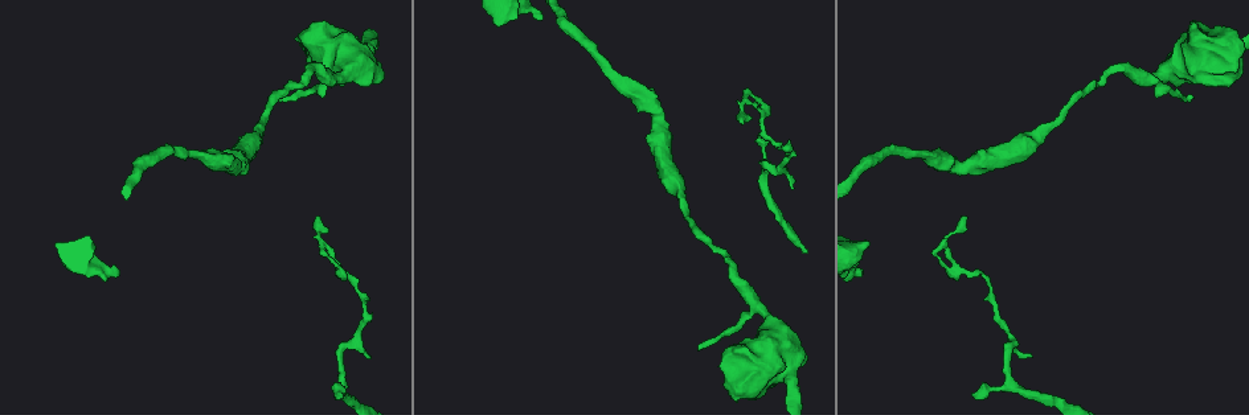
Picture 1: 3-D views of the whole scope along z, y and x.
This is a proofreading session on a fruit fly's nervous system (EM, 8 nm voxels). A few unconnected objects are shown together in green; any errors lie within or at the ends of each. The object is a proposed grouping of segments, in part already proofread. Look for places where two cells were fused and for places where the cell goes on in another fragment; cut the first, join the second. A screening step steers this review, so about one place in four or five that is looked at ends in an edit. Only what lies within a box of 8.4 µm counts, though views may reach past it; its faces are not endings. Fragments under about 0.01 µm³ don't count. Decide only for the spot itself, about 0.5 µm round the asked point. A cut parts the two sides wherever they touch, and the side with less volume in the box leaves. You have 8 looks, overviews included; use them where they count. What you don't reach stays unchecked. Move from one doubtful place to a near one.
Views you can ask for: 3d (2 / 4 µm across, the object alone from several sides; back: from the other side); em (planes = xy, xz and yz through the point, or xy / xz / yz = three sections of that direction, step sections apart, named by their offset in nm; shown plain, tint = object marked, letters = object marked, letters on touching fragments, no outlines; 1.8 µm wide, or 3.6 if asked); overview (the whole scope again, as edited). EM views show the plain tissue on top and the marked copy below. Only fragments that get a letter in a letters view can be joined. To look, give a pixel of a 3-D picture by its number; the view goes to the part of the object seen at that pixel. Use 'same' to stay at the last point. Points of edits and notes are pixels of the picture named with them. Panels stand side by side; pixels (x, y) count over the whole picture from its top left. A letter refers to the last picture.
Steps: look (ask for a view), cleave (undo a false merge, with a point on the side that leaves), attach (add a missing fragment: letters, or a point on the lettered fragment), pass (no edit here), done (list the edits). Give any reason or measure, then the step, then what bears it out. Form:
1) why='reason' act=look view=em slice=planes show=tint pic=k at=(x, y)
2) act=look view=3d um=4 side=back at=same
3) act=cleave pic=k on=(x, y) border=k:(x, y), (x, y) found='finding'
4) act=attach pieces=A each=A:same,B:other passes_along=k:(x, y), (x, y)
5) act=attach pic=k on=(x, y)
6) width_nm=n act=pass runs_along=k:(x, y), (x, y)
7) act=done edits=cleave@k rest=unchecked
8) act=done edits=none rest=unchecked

why='sudden change in width' act=look view=3d um=4 pic=1 at=(783, 371)

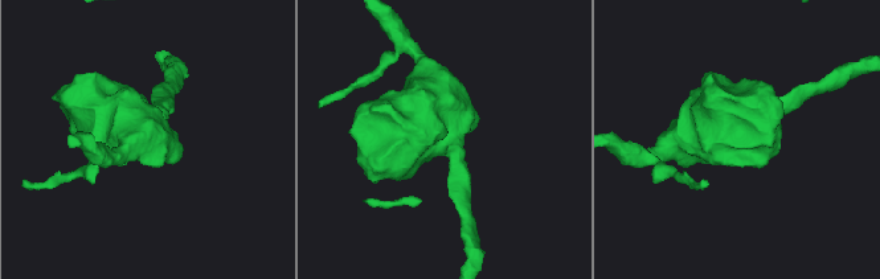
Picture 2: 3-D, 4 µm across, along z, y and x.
why='need the tissue' act=look view=em slice=planes show=letters pic=2 at=(439, 133)

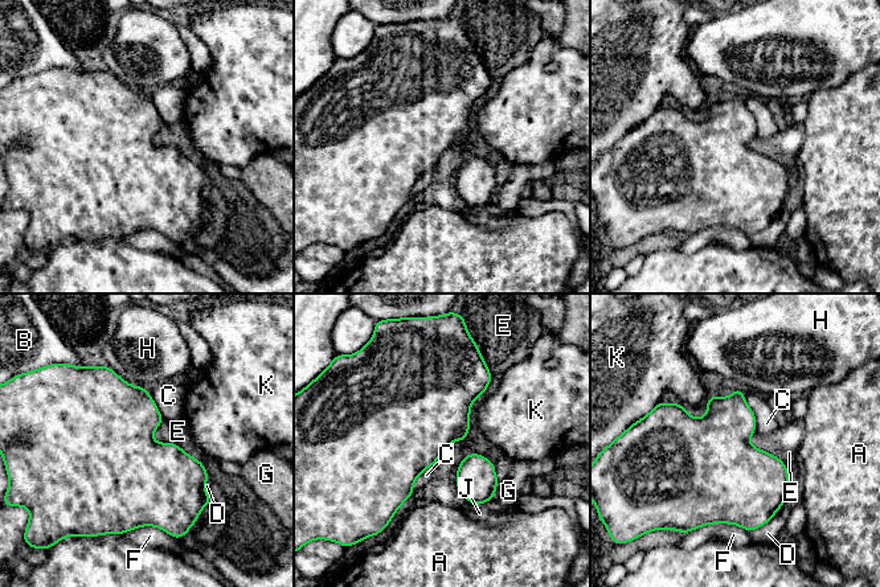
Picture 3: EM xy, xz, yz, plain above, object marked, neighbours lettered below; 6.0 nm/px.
longest_contact=E:700nm act=pass each=A:other,B:other,C:other,D:other,E:other,F:other,G:other,H:other,J:other,K:other border=3:(484, 360), (469, 435), (434, 466) found='one cell here'

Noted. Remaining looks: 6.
why='branch stops here' act=look view=3d um=2 pic=1 at=(317, 217)

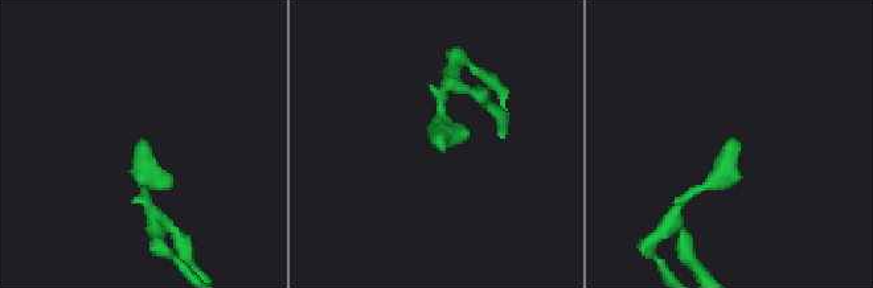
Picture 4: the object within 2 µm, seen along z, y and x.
why='now the EM' act=look view=em slice=planes show=tint pic=4 at=(445, 145)

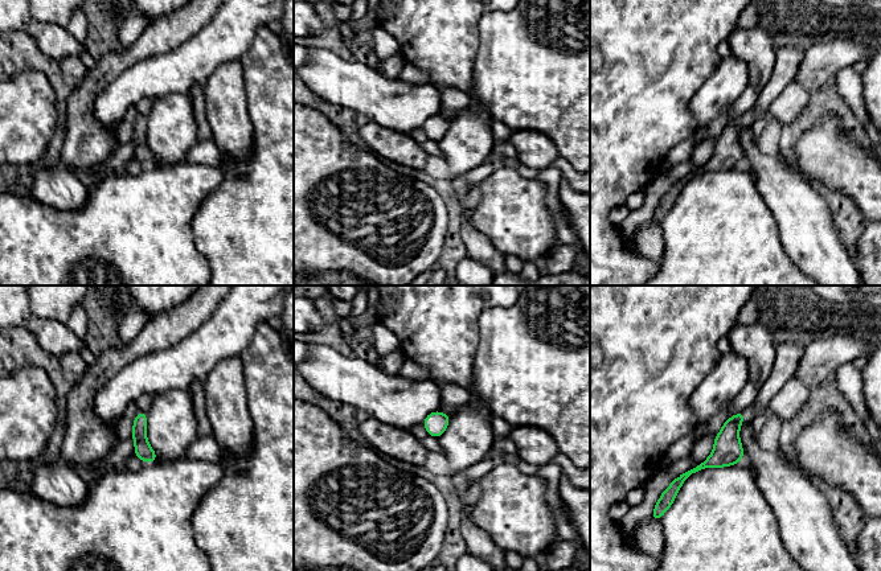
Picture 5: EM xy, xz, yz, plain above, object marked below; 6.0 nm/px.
act=look view=em slice=planes show=letters at=same

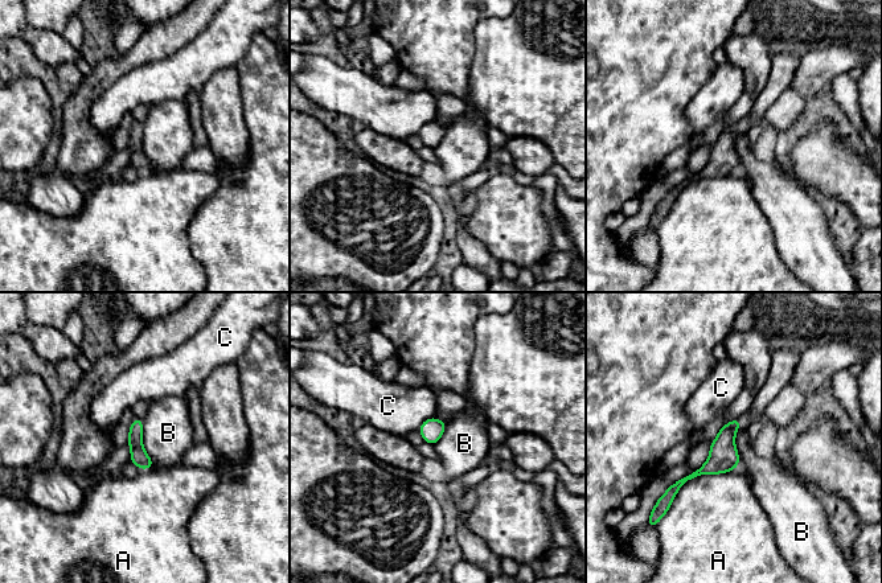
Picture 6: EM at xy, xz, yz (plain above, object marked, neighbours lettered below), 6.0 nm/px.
width_nm=100 act=pass each=A:other,B:other,C:other border=6:(142, 419), (142, 446), (154, 467) found='no lettered fragment goes on from it'

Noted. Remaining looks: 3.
why='an open end' act=look view=3d um=2 pic=1 at=(539, 17)

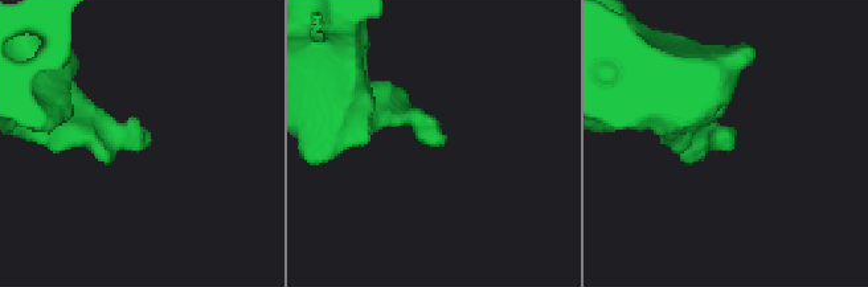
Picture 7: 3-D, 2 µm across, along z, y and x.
act=look view=em slice=yz step=4 show=tint pic=7 at=(733, 133)

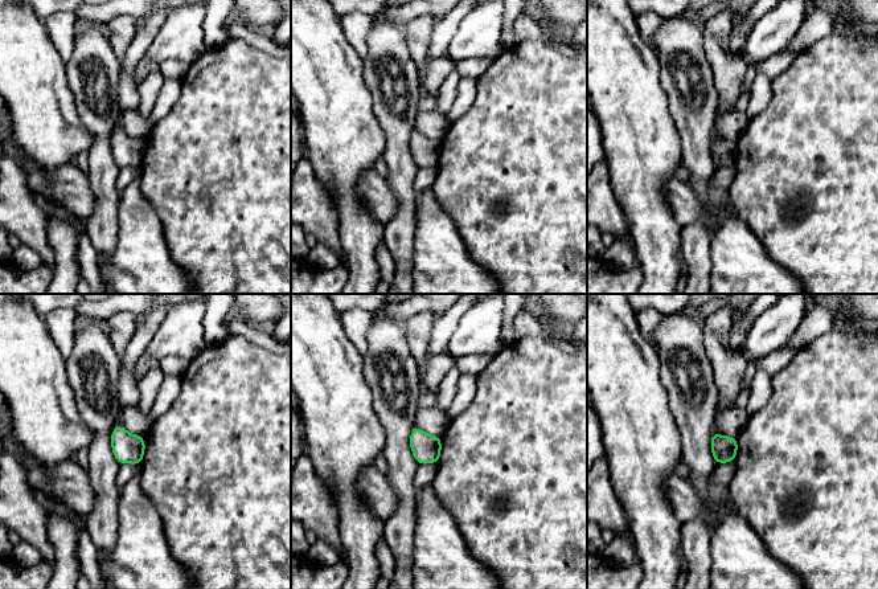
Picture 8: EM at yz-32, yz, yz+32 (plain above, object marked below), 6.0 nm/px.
why='another direction' act=look view=em slice=planes show=letters at=same

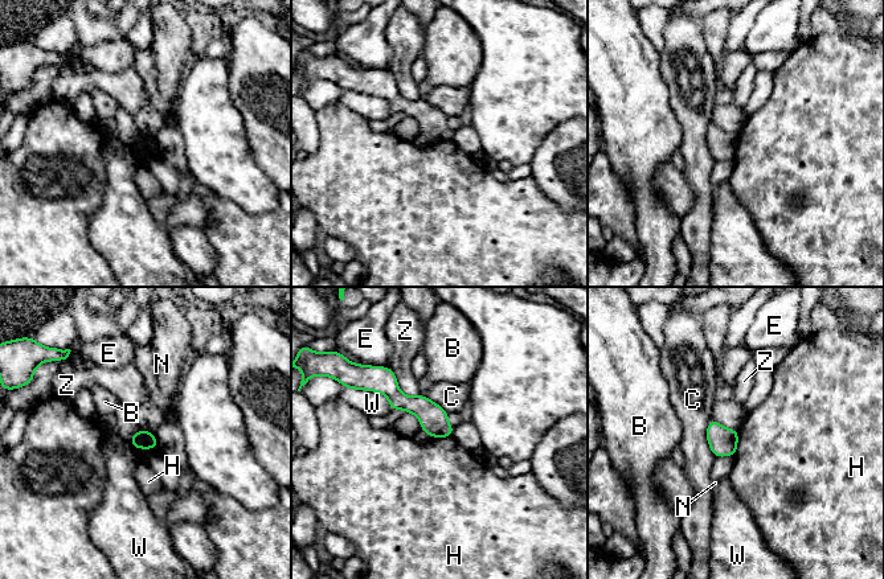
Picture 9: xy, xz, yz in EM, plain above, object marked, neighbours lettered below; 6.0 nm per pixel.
longest_contact=Z:260nm act=pass each=B:other,C:other,E:other,H:other,N:other,W:other,Z:other runs_along=9:(389, 374), (404, 402), (449, 431) found='none of them fits'

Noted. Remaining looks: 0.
act=done edits=none rest=unchecked

